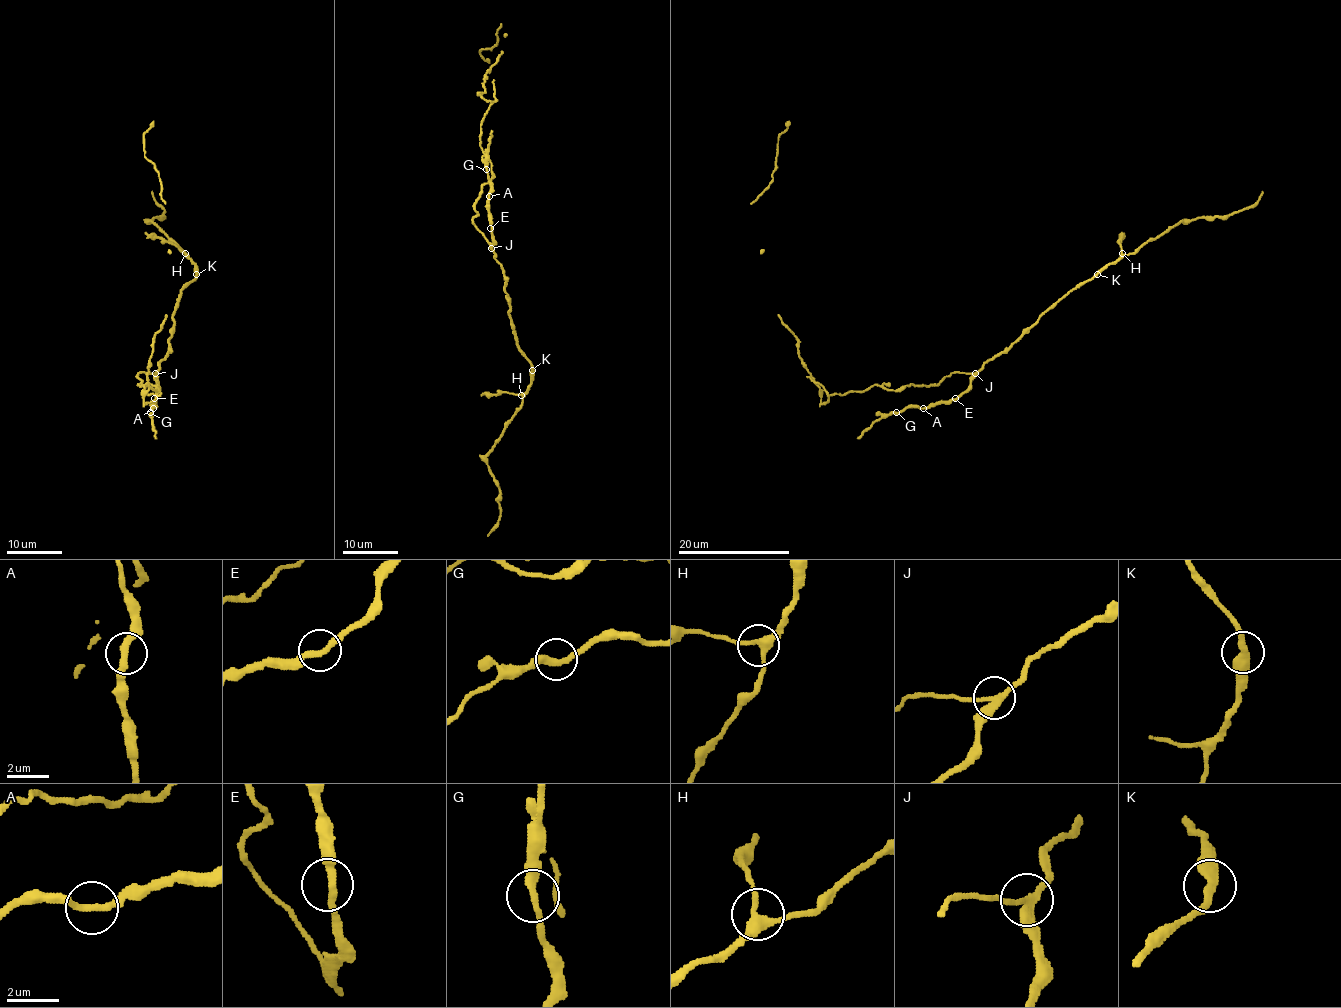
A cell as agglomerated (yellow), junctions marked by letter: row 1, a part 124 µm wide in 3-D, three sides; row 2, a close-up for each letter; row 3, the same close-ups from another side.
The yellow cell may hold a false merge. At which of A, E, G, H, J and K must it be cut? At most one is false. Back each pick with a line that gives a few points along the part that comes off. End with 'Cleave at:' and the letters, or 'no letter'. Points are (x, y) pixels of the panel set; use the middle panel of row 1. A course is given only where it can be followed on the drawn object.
Cleave at: J

